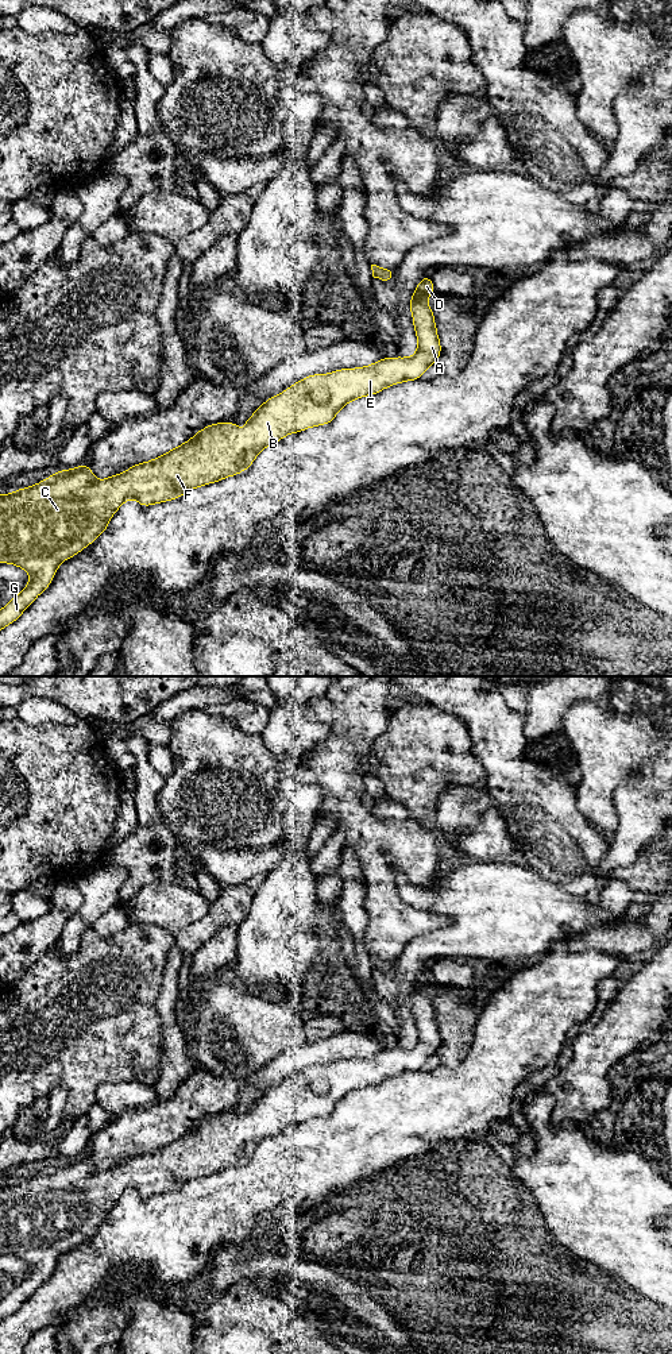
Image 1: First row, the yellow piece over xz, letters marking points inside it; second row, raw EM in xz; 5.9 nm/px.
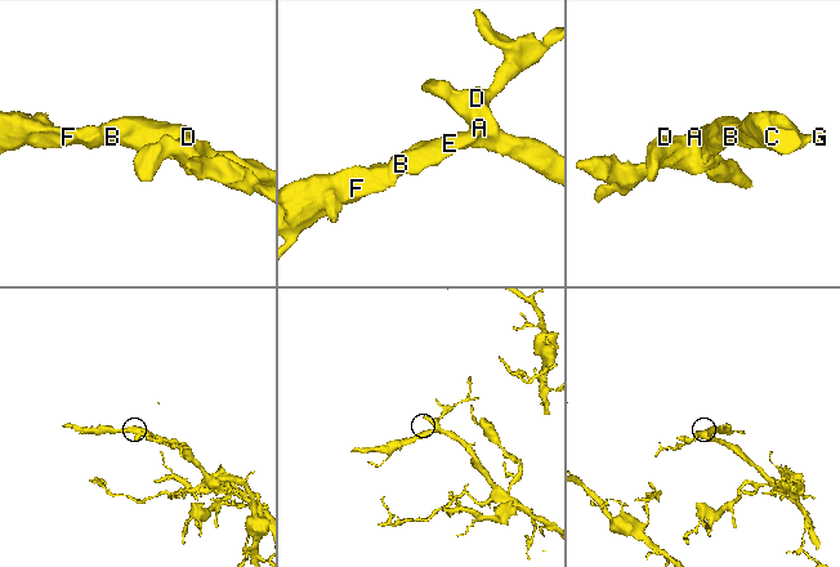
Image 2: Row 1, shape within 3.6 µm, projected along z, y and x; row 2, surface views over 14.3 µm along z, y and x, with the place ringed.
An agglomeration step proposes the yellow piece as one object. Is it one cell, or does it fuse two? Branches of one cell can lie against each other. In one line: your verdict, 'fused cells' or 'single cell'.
single cell

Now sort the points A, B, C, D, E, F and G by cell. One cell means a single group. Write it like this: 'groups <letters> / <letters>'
groups A B C D E F G

